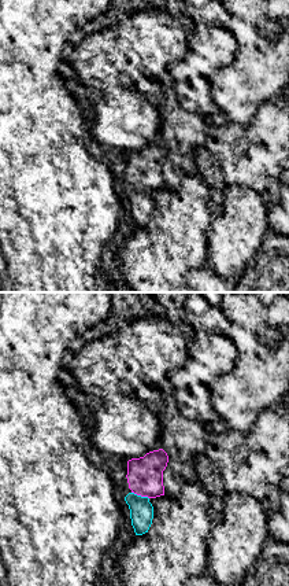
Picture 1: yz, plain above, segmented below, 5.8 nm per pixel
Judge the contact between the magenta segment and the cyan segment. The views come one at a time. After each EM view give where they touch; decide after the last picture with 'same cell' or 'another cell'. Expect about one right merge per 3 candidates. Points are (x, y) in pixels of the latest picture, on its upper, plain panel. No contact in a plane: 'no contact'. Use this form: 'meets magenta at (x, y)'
meets magenta at (140, 187)

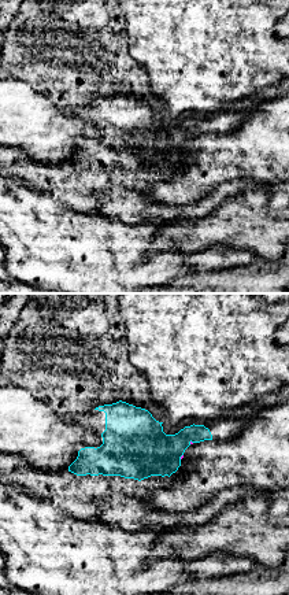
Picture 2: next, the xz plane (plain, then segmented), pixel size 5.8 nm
meets magenta at (191, 135)

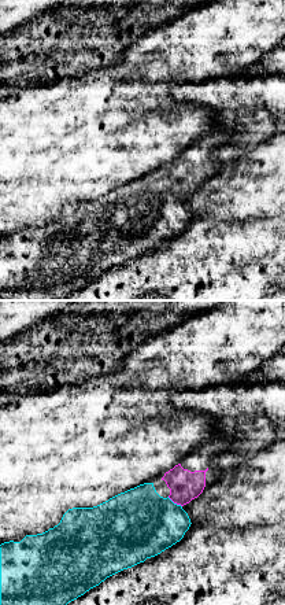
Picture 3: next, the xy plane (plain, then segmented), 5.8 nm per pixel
meets magenta at (174, 195)

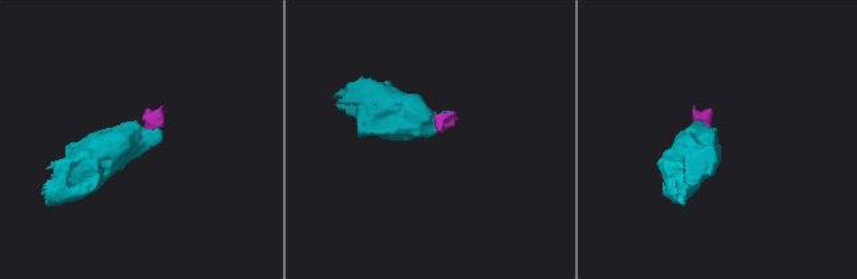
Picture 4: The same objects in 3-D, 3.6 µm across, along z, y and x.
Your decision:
same cell

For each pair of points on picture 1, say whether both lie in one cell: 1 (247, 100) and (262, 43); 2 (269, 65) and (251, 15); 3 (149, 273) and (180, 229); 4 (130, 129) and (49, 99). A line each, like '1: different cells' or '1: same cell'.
1: same cell
2: same cell
3: same cell
4: different cells

